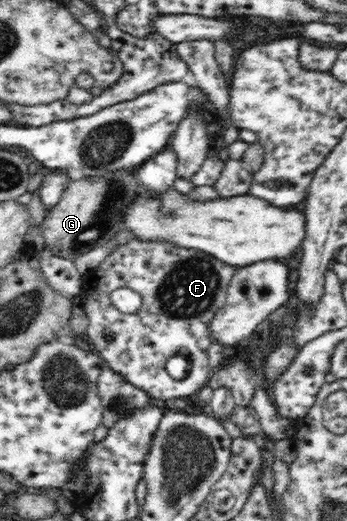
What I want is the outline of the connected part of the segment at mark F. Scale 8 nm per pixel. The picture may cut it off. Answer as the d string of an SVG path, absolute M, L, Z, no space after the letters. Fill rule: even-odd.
M127 240L98 267L82 276L81 306L89 318L85 337L94 345L106 367L145 391L152 399L193 395L207 385L213 373L207 357L211 345L208 325L227 301L227 290L234 273L234 266L198 249L187 249L169 242ZM120 287L141 294L139 311L121 313L112 304L110 295ZM105 331L115 336L112 342L105 342ZM174 355L183 356L191 365L183 379L175 380L167 374L165 363Z

